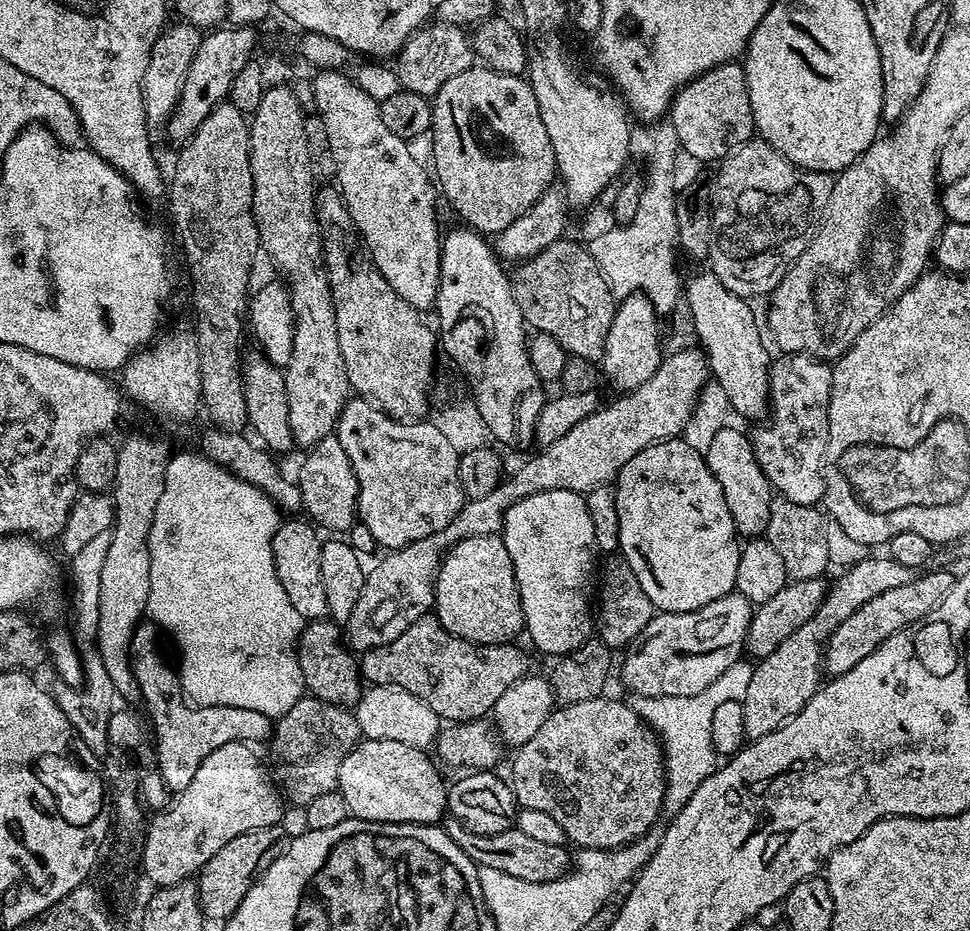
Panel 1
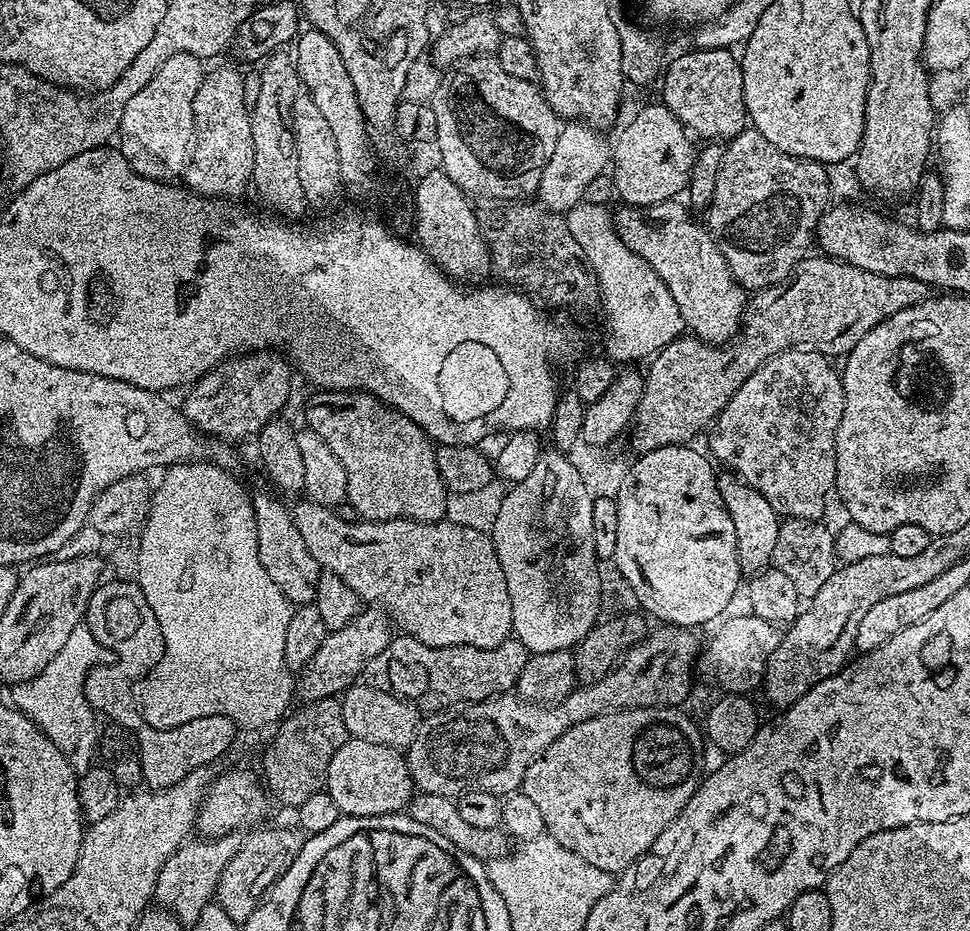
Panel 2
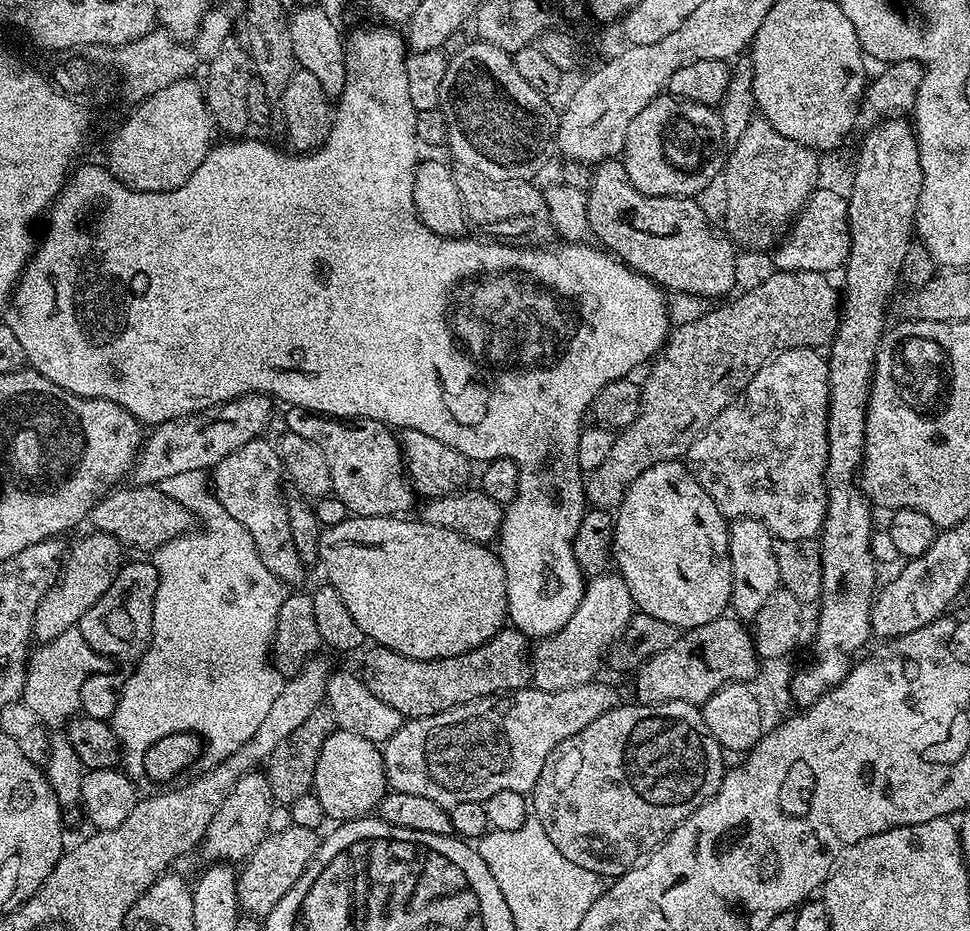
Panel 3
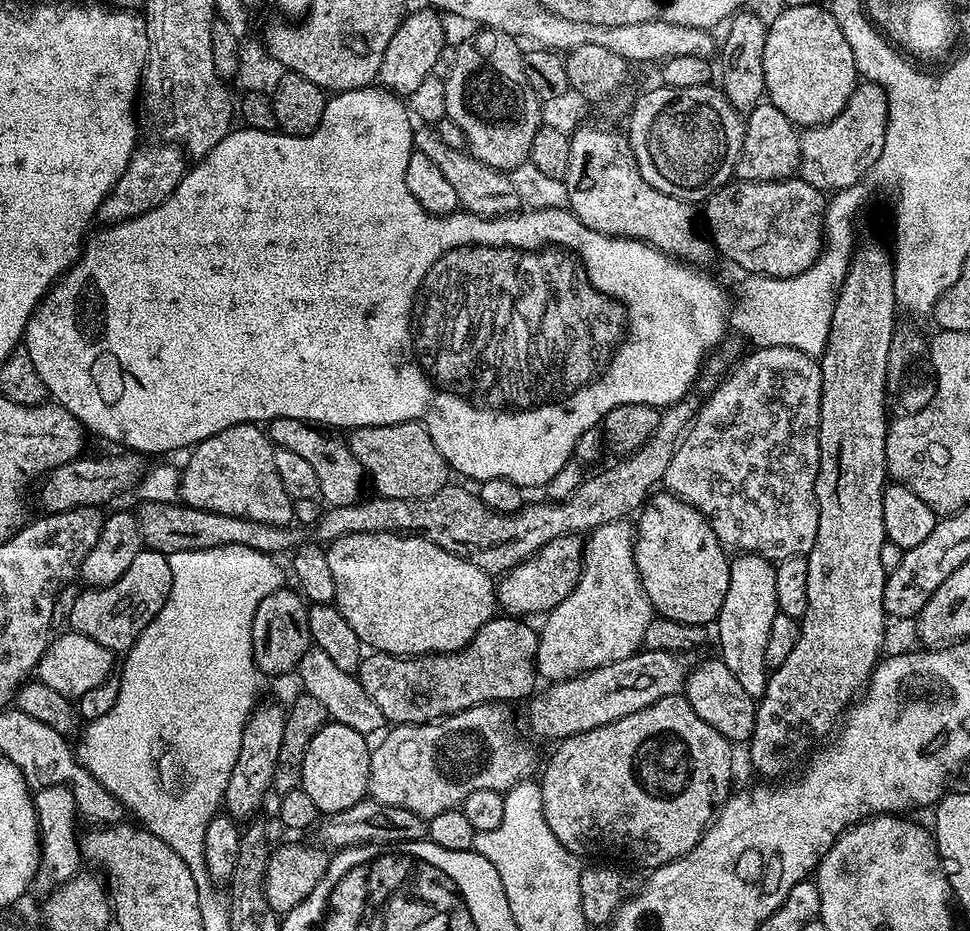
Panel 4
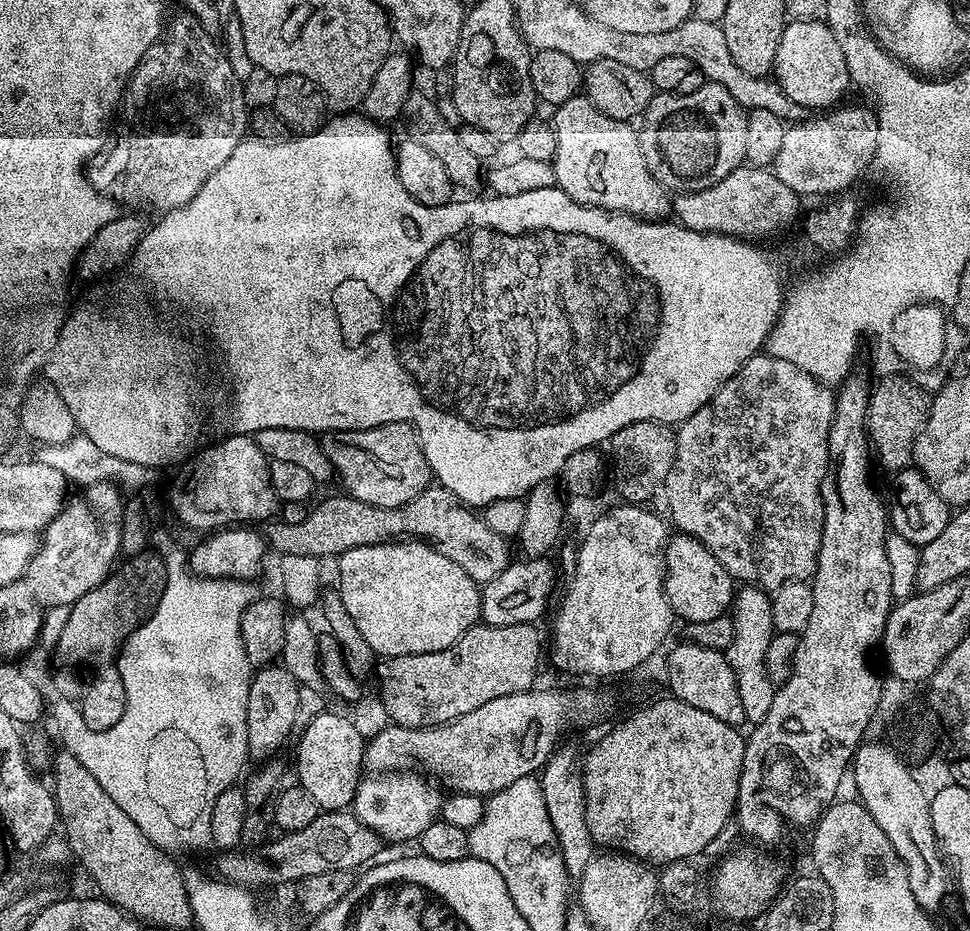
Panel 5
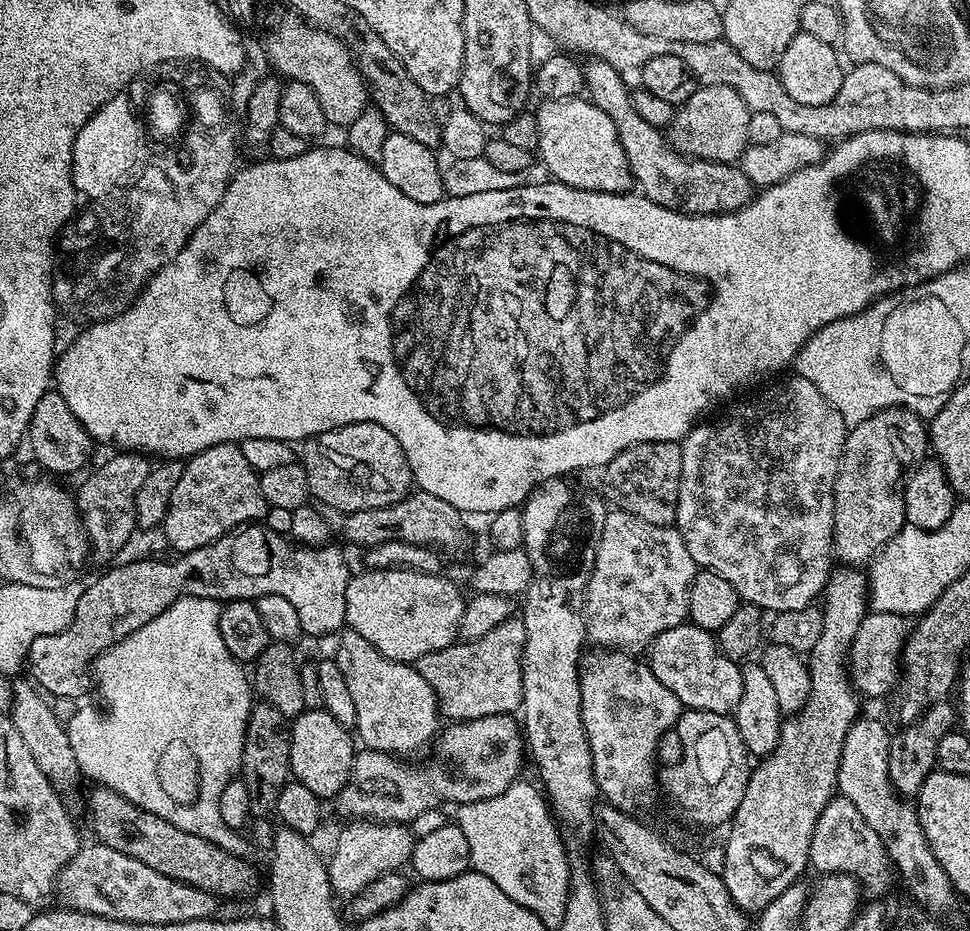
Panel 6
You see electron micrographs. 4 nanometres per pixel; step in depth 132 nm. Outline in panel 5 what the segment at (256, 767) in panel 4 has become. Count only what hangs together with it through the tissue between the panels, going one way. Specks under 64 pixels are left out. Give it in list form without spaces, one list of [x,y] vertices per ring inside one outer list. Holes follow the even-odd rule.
[[[279,663],[261,667],[252,677],[250,698],[246,708],[246,732],[248,734],[248,755],[253,761],[265,762],[277,755],[279,748],[288,740],[292,728],[297,727],[298,690],[300,684]]]

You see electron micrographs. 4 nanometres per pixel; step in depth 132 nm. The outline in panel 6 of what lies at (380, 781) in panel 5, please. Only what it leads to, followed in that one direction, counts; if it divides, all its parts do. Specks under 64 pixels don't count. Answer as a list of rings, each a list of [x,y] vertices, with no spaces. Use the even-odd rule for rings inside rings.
[[[353,819],[340,832],[336,840],[336,849],[332,852],[332,860],[327,861],[328,877],[332,883],[332,891],[337,897],[351,898],[361,892],[370,882],[388,872],[400,872],[412,859],[414,837],[411,827],[393,822],[377,822],[374,820]]]

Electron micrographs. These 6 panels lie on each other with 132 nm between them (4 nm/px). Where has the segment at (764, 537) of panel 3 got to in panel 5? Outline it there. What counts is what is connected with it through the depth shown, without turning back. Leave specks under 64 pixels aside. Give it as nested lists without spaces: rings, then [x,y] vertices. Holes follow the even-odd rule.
[[[744,586],[735,593],[734,603],[730,609],[734,636],[731,646],[726,649],[730,670],[738,682],[738,694],[742,697],[744,719],[755,726],[766,718],[770,705],[774,703],[777,685],[773,684],[766,670],[766,650],[770,646],[774,629],[772,627],[772,597],[763,588]]]

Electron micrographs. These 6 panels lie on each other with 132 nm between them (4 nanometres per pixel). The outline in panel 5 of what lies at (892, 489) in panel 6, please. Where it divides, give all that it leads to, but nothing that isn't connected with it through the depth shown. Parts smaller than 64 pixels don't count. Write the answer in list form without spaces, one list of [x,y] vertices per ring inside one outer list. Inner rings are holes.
[[[885,375],[881,384],[871,389],[868,398],[868,442],[875,459],[888,474],[913,463],[912,447],[928,421],[929,393],[924,393],[907,375]]]

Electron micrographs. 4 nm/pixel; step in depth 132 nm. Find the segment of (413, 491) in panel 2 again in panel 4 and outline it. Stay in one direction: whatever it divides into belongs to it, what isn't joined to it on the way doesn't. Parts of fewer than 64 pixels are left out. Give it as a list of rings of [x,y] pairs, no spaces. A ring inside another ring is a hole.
[[[298,418],[273,420],[267,425],[266,431],[277,448],[294,450],[294,454],[298,454],[302,458],[306,458],[306,462],[310,462],[314,474],[318,474],[320,496],[325,505],[341,508],[355,504],[361,499],[360,483],[365,483],[366,480],[364,468],[354,458],[354,454],[343,439],[335,440],[332,437],[335,435],[331,431]]]

